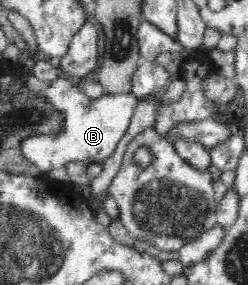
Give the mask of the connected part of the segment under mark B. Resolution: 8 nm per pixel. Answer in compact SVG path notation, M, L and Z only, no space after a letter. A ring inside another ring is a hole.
M65 76L57 78L52 83L44 84L36 77L26 79L26 84L31 91L43 93L59 109L66 111L67 131L58 138L31 138L24 145L24 154L42 173L46 176L54 169L60 169L66 165L70 159L82 159L87 165L90 163L102 163L106 157L110 157L116 150L118 143L126 133L130 119L134 113L136 105L135 97L130 93L128 95L110 96L88 101L84 94L80 94L78 89L72 86L72 79Z

